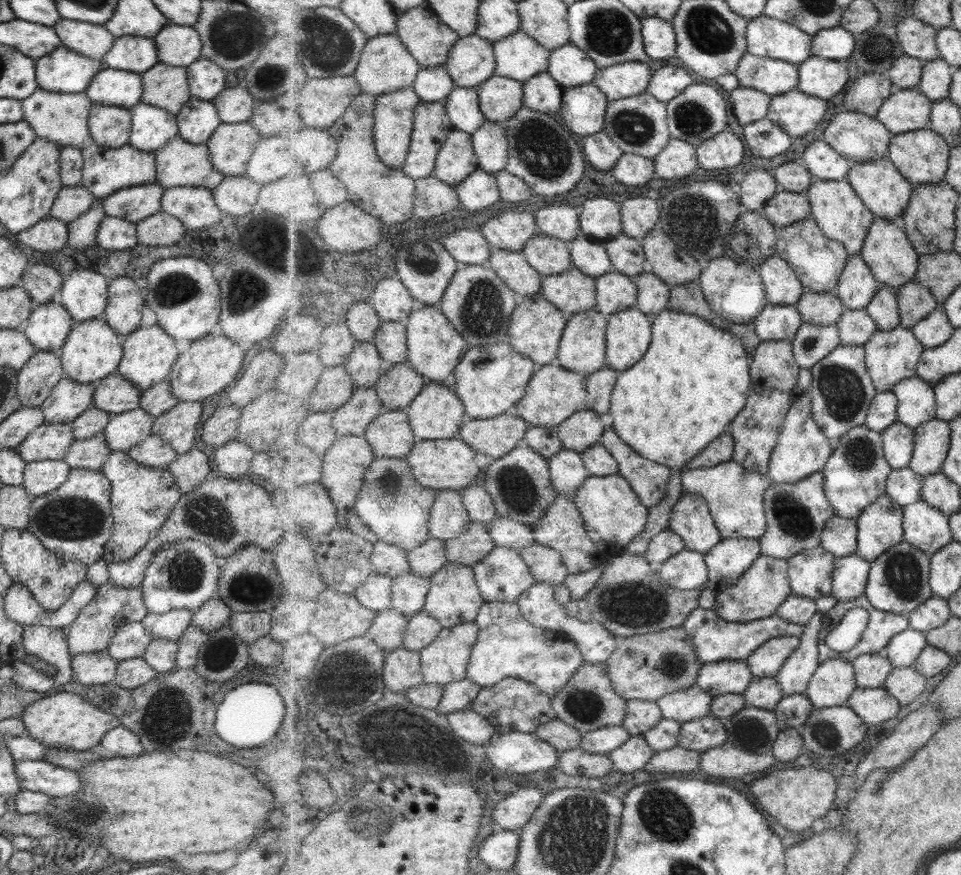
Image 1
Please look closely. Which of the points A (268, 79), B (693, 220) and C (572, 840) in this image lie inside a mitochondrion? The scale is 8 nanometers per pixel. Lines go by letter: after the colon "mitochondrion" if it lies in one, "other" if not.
A: mitochondrion
B: mitochondrion
C: mitochondrion

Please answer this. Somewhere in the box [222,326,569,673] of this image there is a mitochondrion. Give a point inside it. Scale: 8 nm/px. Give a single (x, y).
(518, 491)

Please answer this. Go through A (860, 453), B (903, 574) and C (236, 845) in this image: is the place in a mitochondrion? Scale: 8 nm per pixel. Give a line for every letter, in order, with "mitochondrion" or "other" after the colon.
A: mitochondrion
B: mitochondrion
C: other

